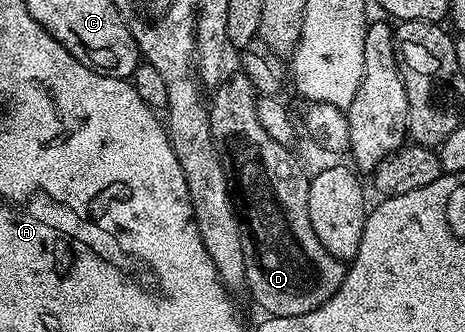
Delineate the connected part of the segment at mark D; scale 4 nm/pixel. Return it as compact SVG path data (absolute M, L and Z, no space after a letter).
M237 70L225 76L221 84L215 85L213 92L216 93L210 99L208 111L212 123L212 141L228 179L236 216L240 220L242 254L246 254L247 291L252 291L253 298L265 308L268 316L310 314L310 310L322 307L338 290L344 281L346 264L325 250L322 242L318 242L318 234L314 234L314 226L310 226L309 173L304 173L299 162L288 153L289 145L274 142L262 122L258 122L258 93L243 71Z

